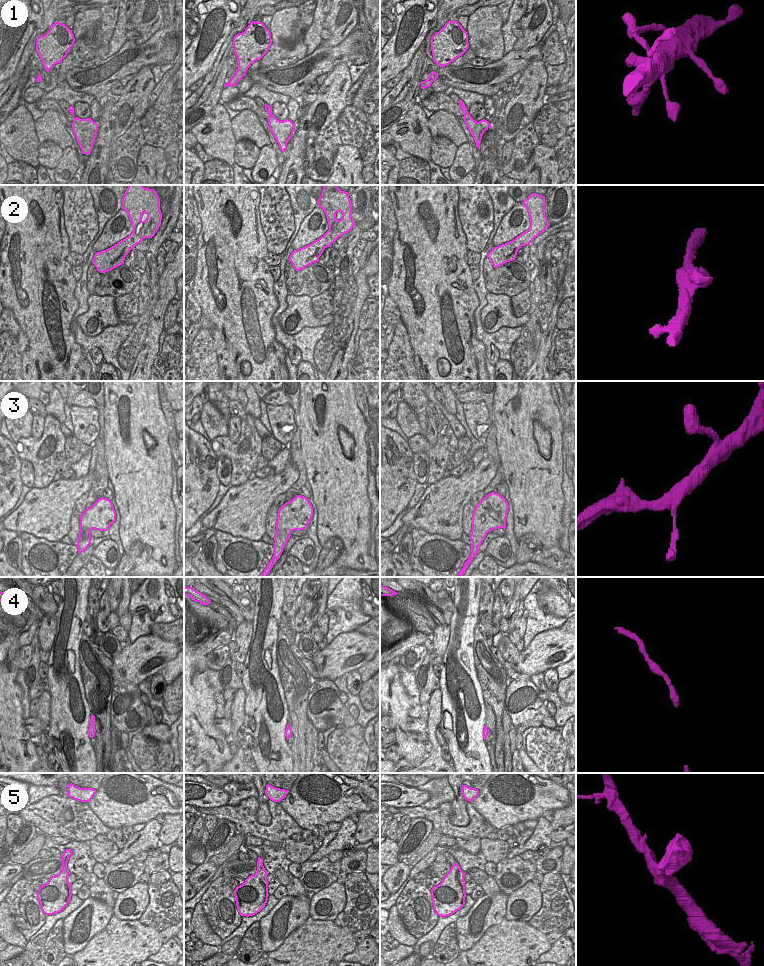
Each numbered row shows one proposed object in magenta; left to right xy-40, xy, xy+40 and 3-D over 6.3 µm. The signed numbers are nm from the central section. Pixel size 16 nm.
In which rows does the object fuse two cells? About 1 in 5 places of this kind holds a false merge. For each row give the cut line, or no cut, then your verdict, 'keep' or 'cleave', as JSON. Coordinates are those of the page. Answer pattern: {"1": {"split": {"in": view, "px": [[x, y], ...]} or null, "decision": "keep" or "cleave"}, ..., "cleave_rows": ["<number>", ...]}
{"1": {"split": null, "decision": "keep"}, "2": {"split": null, "decision": "keep"}, "3": {"split": null, "decision": "keep"}, "4": {"split": null, "decision": "keep"}, "5": {"split": null, "decision": "keep"}, "cleave_rows": []}

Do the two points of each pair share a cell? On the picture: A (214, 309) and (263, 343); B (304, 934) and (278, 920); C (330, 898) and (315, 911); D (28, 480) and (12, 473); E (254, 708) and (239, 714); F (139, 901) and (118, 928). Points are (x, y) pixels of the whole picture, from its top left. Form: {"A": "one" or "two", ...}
{"A": "one", "B": "two", "C": "one", "D": "two", "E": "two", "F": "two"}

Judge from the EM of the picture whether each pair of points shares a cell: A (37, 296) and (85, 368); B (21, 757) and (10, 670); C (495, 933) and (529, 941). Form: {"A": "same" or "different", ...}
{"A": "different", "B": "same", "C": "same"}

